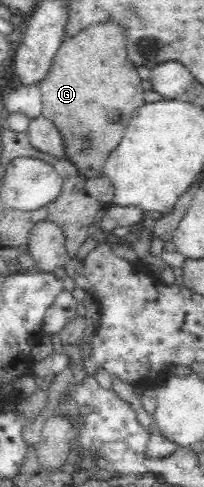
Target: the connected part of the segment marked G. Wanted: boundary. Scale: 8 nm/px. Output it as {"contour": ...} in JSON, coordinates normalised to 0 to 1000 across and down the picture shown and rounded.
{"contour":[[[451,49],[353,78],[319,78],[221,152],[191,168],[201,234],[294,269],[314,292],[314,324],[333,326],[422,368],[500,357],[534,316],[578,302],[637,255],[637,238],[706,214],[696,164],[667,140],[627,127],[608,107],[613,66],[564,49]]]}

